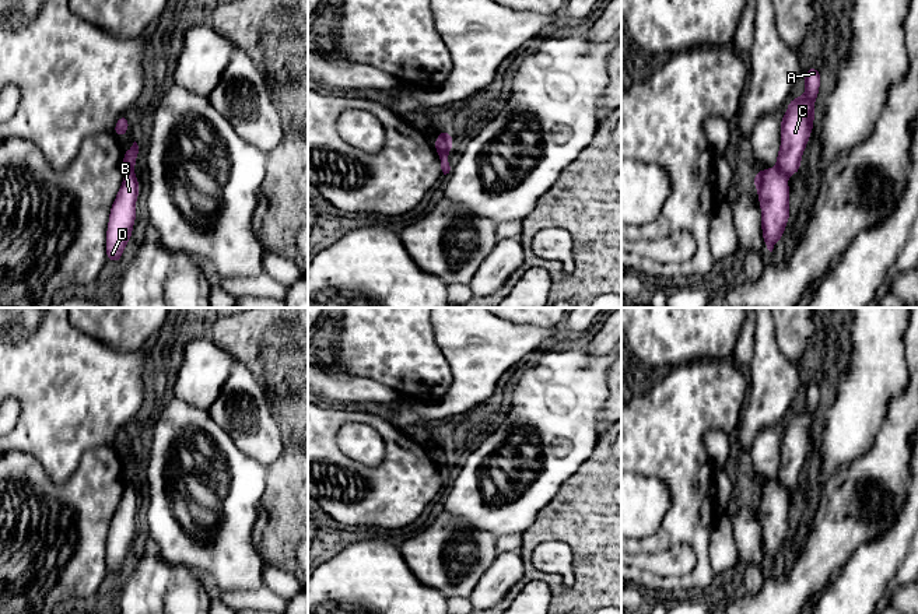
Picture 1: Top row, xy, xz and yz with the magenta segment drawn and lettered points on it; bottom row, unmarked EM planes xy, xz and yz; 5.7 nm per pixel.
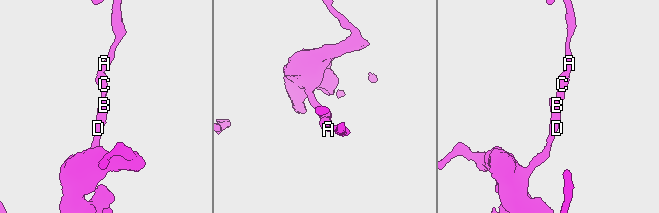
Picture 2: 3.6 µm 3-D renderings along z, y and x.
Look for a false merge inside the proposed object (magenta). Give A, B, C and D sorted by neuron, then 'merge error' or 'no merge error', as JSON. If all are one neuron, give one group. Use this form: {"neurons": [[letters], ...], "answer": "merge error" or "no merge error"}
{"neurons": [["A", "C"], ["B", "D"]], "answer": "merge error"}

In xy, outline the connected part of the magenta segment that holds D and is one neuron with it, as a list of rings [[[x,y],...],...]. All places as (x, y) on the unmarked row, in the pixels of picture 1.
[[[126,484],[123,497],[111,520],[106,543],[106,575],[120,578],[123,562],[132,552],[132,543],[136,536],[136,513],[140,502],[134,485]]]

